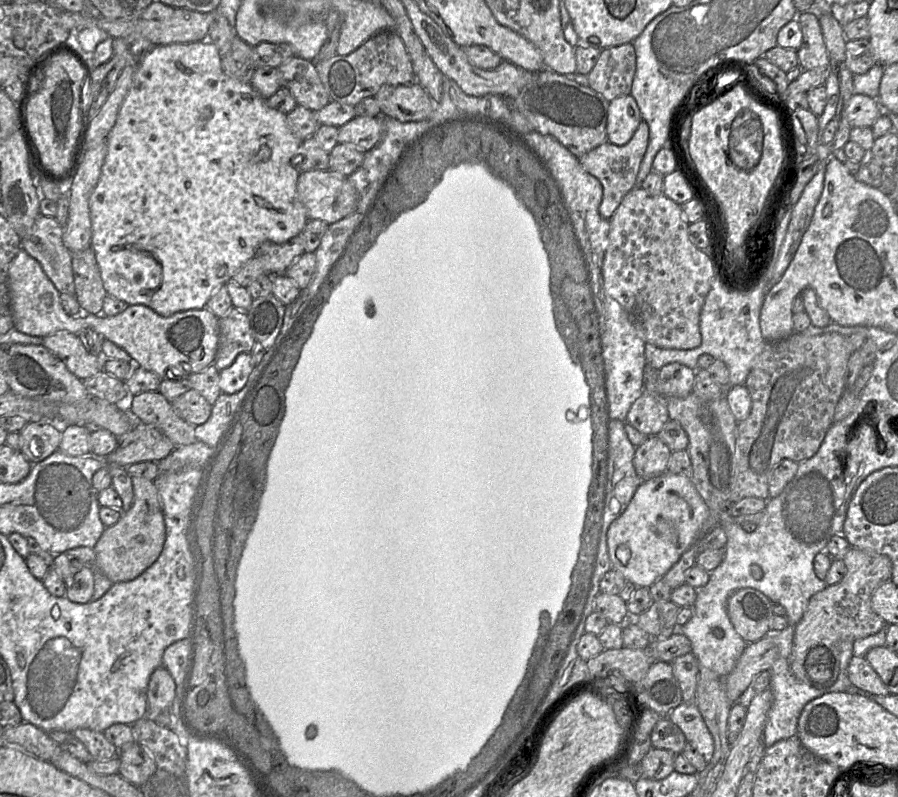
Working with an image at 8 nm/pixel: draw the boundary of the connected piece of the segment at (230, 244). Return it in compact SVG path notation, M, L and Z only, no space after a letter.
M209 40L191 43L174 43L169 45L154 45L143 56L142 60L136 67L133 75L130 88L122 101L119 108L117 118L114 126L109 131L106 138L107 152L101 169L99 180L93 189L89 199L89 212L91 220L91 248L95 254L95 259L99 268L100 277L103 287L108 296L121 300L129 305L145 305L155 311L162 317L169 317L174 313L180 311L187 311L192 309L204 308L212 294L222 285L226 285L232 278L234 273L254 254L256 248L265 241L274 243L285 243L297 236L302 232L308 216L306 215L305 208L298 198L297 194L297 180L299 177L298 170L292 165L292 159L297 153L300 145L299 139L289 129L286 123L286 114L271 109L266 104L267 99L263 99L251 86L251 84L244 84L236 81L227 76L221 66L220 52L218 48Z

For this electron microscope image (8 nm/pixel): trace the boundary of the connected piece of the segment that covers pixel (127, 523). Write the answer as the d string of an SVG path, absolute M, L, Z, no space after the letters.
M131 476L134 499L130 509L120 519L106 527L93 547L96 559L94 568L101 571L112 583L135 579L159 557L165 542L165 521L156 486L150 480Z

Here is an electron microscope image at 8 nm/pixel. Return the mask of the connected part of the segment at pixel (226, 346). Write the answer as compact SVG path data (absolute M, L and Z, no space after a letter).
M232 306L219 318L219 341L213 365L219 371L229 367L240 353L250 353L254 343L247 311Z

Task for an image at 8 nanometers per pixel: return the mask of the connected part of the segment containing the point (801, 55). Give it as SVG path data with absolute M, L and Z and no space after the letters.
M810 12L797 15L802 31L802 44L797 51L799 67L802 70L827 71L828 53L818 17Z

